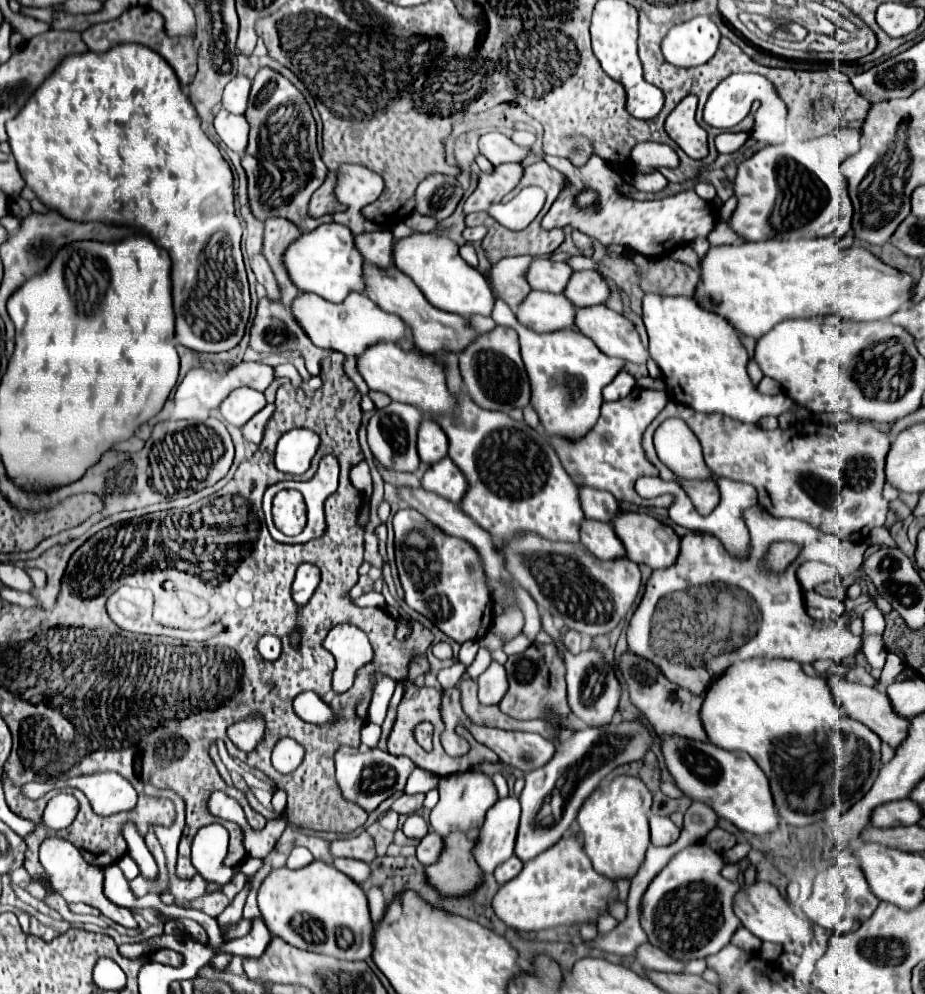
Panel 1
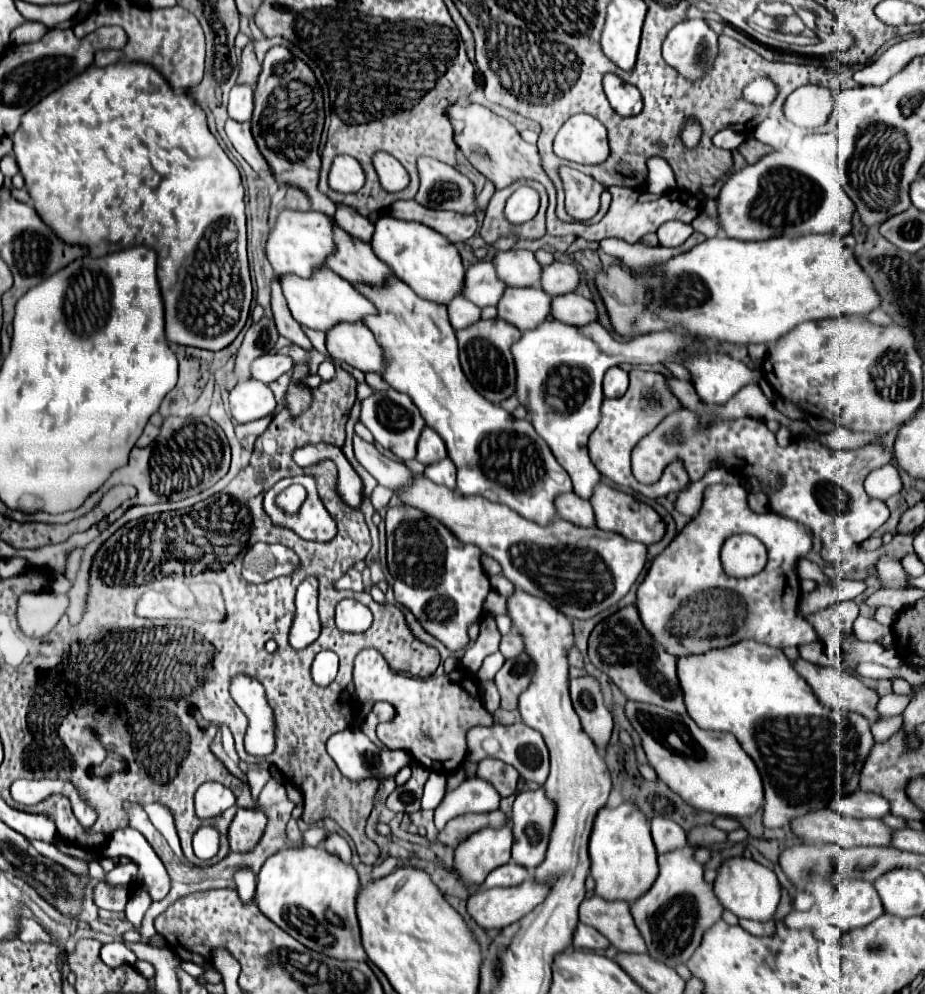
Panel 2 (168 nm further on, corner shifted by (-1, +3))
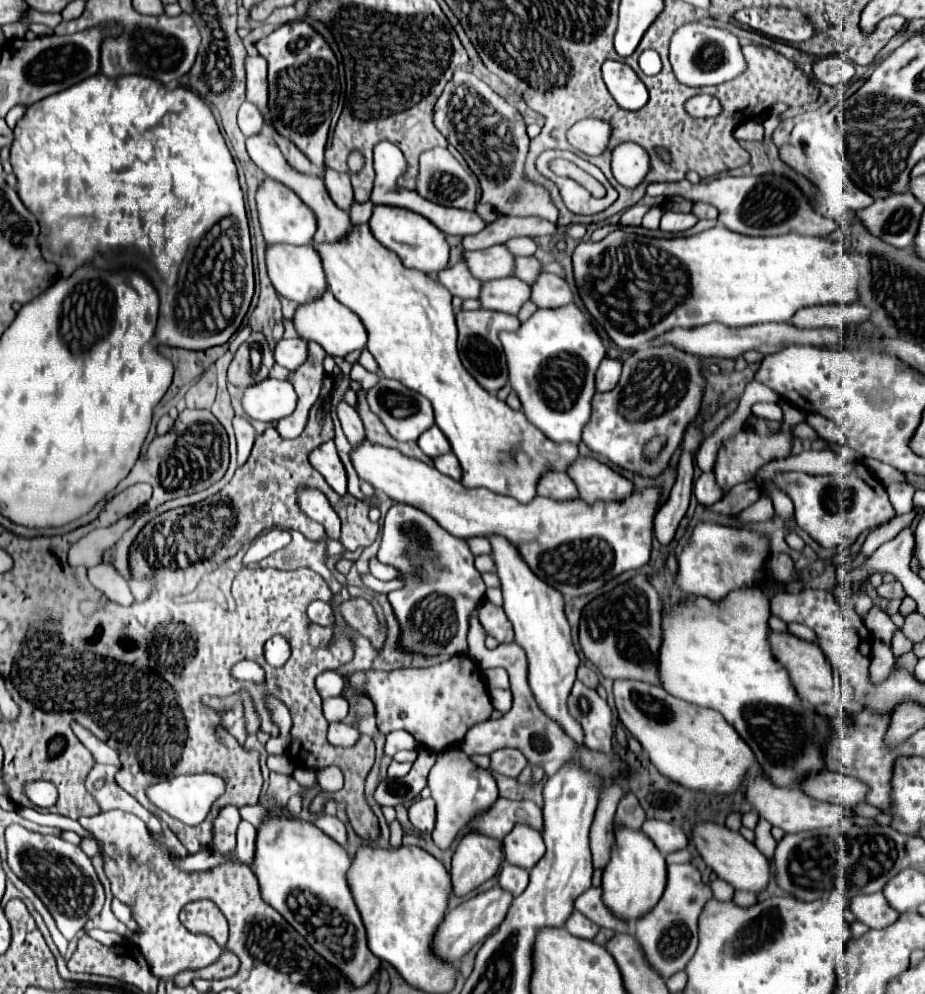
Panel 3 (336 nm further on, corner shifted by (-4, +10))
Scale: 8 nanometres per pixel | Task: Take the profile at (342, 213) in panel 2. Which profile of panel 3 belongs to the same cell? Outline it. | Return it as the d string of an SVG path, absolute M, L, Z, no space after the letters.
M326 170L324 176L324 184L326 190L330 194L330 198L334 200L334 204L342 210L350 210L350 206L354 204L354 194L352 194L352 184L350 184L350 176L348 174L338 174L334 170Z

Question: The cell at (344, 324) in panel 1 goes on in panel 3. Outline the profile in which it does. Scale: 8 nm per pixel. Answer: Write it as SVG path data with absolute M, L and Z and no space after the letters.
M290 244L268 246L266 266L268 266L268 276L270 276L276 292L288 300L294 300L298 304L308 304L328 292L322 258L318 258L318 252L312 244L308 244L308 246L290 246Z

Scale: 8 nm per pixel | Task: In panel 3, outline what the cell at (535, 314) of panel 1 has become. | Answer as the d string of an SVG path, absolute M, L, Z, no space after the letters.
M516 276L500 278L500 280L488 280L482 284L480 302L486 310L506 312L506 314L518 314L520 308L530 300L530 286Z

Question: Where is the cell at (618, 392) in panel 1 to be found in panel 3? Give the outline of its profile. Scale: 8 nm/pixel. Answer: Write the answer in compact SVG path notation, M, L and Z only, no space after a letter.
M604 358L598 372L596 372L596 390L598 392L608 392L612 390L622 374L622 362L620 360L612 360L612 358Z

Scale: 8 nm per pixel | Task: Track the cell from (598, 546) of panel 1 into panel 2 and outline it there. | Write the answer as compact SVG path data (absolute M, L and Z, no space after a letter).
M573 491L561 493L555 497L555 509L561 519L567 519L575 525L581 527L593 527L595 525L595 515L591 509L591 503L585 499L579 499Z

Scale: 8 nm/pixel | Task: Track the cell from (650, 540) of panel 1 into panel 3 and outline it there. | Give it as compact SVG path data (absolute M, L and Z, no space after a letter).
M578 458L568 468L568 474L576 482L580 498L586 504L594 504L600 500L622 502L634 494L634 484L630 480L594 458Z

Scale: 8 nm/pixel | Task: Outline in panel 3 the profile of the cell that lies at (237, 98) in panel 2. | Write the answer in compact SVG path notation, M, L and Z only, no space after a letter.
M246 100L246 102L242 102L242 106L238 110L238 126L240 126L240 130L246 136L252 136L252 134L256 134L256 132L262 130L264 116L262 116L262 112L254 104L250 104Z

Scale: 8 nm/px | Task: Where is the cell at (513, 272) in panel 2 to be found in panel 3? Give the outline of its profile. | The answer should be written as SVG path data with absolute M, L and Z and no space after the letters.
M504 244L490 246L486 250L464 252L464 260L466 260L470 272L480 280L494 280L494 278L512 276L514 264L516 264L516 256Z

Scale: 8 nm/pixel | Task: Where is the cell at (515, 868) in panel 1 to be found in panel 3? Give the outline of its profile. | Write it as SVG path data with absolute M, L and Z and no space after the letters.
M506 862L506 864L502 866L500 874L498 874L498 884L500 884L504 890L508 890L508 892L512 892L514 896L518 896L518 894L522 894L522 892L526 890L526 886L528 886L528 870L526 870L526 868L512 866L512 864Z

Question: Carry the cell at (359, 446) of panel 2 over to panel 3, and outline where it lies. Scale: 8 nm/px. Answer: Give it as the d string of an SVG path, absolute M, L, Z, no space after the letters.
M340 402L340 406L338 406L338 418L340 418L342 430L344 430L346 438L348 438L348 442L350 442L354 448L366 440L364 424L362 424L358 412L356 412L352 406L348 406L346 402Z

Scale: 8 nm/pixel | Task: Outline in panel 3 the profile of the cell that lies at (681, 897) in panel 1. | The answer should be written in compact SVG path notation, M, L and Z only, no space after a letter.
M670 864L668 866L668 882L664 888L662 898L658 904L634 922L634 934L640 942L648 962L664 976L670 978L672 974L686 968L688 960L696 952L698 944L698 916L708 900L714 894L708 884L702 882L700 870L694 864Z

